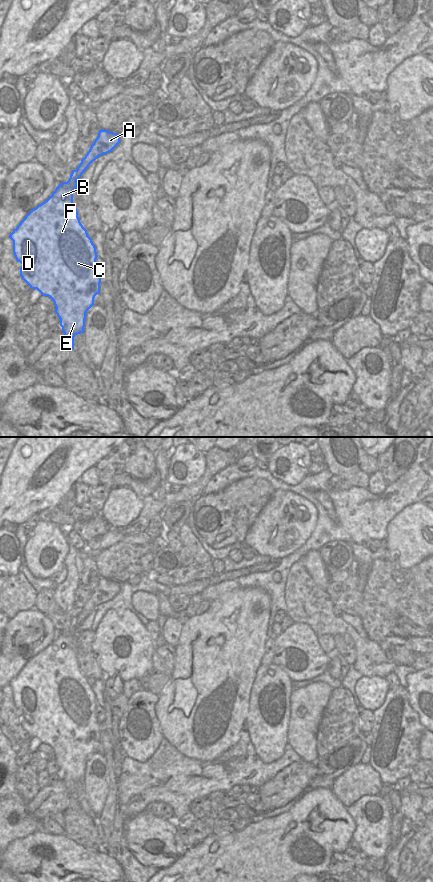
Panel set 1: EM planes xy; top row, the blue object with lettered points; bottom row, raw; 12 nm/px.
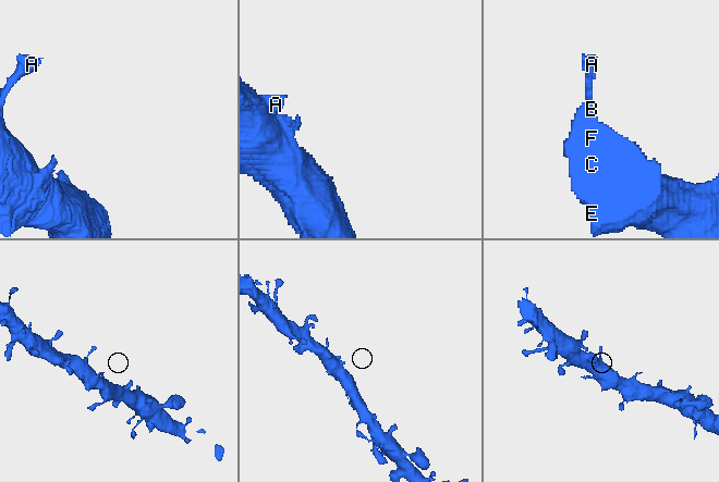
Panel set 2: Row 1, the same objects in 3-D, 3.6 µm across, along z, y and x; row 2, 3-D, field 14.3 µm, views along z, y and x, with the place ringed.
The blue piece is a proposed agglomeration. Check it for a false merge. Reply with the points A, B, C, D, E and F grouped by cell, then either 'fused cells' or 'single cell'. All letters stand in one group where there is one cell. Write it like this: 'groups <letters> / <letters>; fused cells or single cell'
groups A B C D E F; single cell

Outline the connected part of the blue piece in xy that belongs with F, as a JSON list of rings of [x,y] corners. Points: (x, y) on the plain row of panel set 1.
[[[100,577],[77,617],[72,618],[69,628],[58,633],[52,643],[32,657],[9,683],[14,704],[22,712],[20,724],[31,737],[37,737],[53,748],[55,761],[71,797],[74,797],[74,785],[84,781],[86,761],[94,753],[101,731],[96,716],[96,695],[80,670],[73,651],[73,639],[78,636],[77,628],[89,613],[99,604],[111,600],[119,591],[120,582]]]

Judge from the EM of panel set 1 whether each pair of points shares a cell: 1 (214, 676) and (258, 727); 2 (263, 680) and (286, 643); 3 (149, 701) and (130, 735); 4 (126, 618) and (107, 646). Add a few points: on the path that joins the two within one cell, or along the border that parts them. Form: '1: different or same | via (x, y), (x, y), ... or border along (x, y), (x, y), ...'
1: different | border along (250, 692), (248, 715), (244, 724)
2: different | border along (273, 662), (290, 679)
3: same | via (142, 709), (138, 727)
4: same | via (123, 625), (113, 639)

